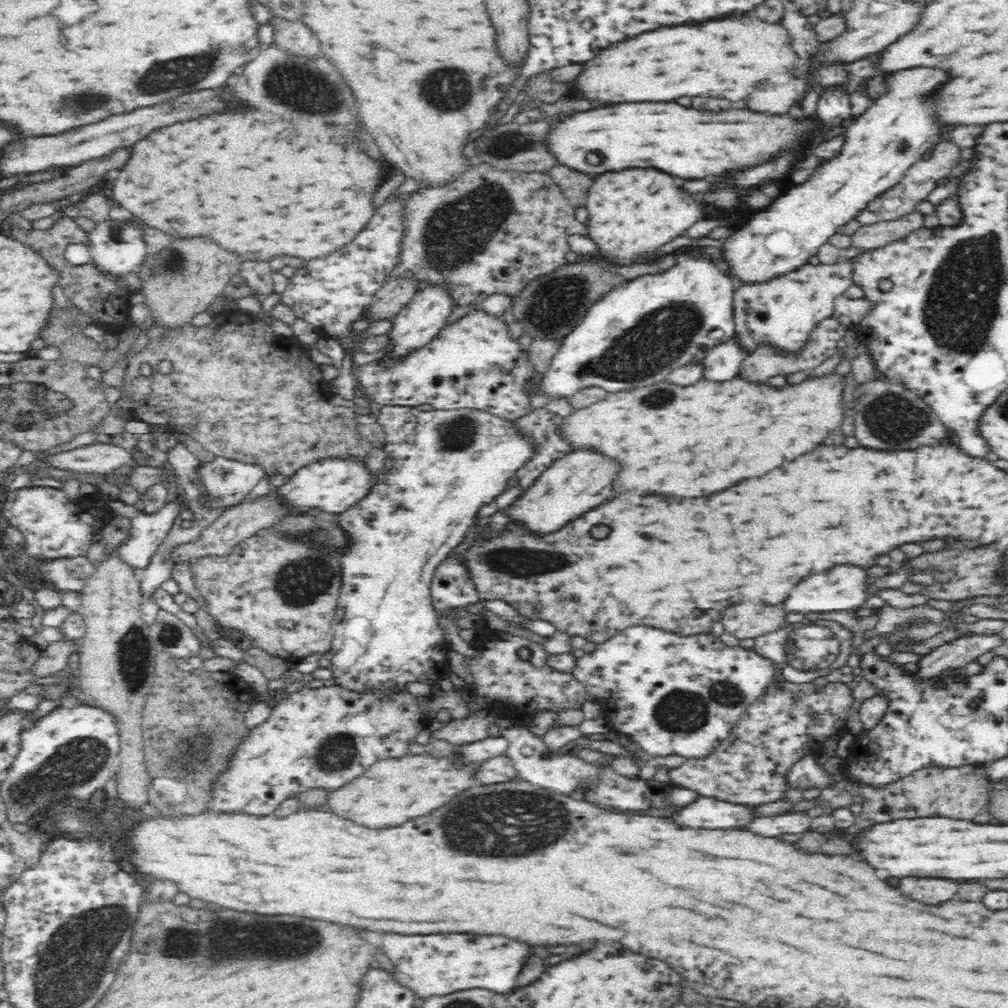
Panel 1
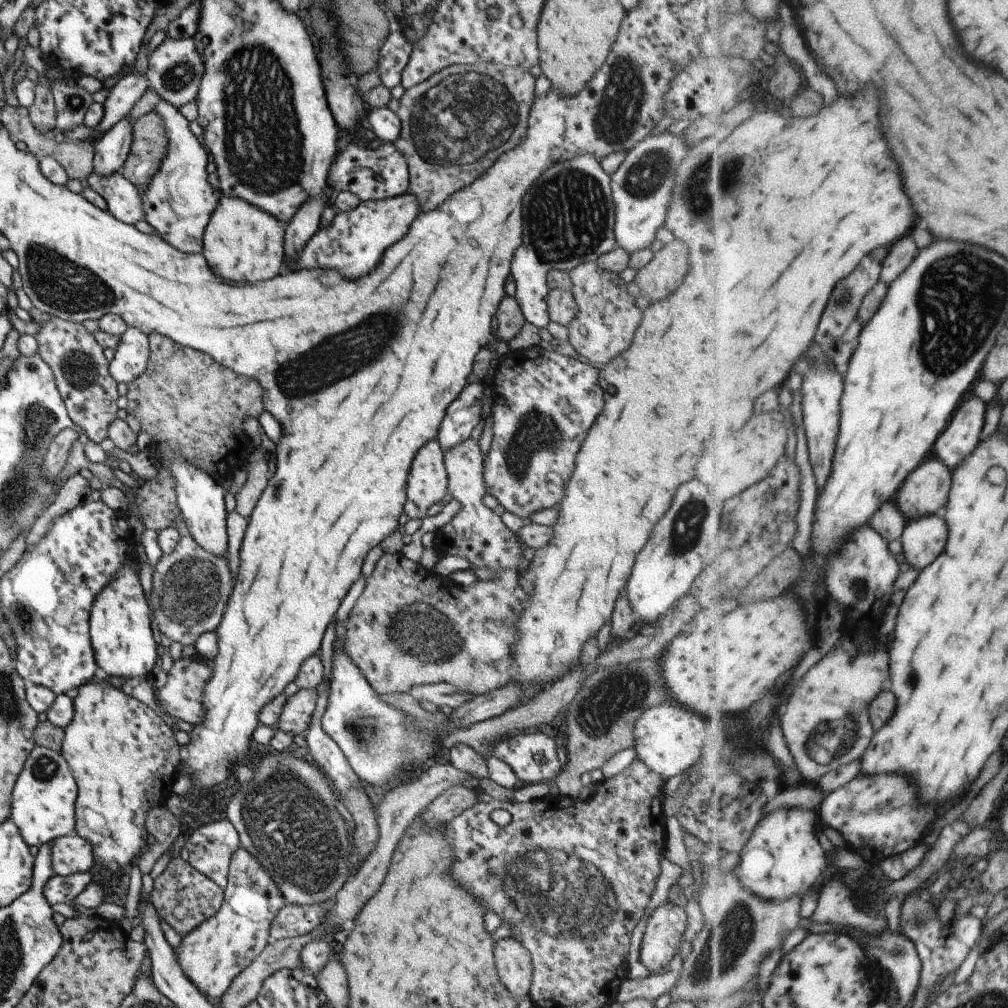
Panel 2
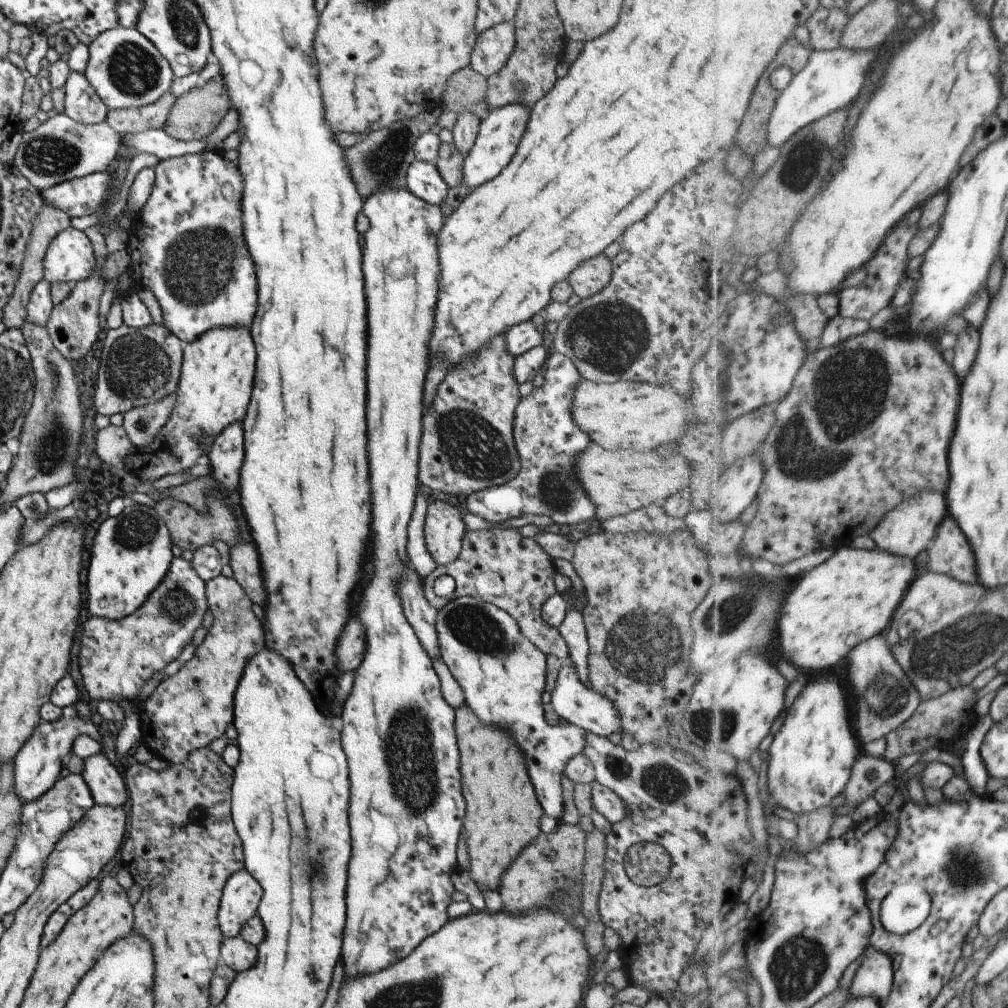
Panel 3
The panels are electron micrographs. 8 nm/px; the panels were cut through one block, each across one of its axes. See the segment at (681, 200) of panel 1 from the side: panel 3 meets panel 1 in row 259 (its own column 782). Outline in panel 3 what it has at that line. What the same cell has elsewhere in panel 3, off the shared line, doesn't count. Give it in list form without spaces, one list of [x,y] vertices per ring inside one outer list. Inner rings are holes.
[[[844,546],[833,557],[805,573],[786,599],[781,613],[779,641],[783,656],[805,672],[824,672],[838,666],[850,654],[850,650],[854,650],[854,646],[858,648],[862,642],[882,634],[892,624],[894,614],[907,597],[913,582],[920,576],[915,559],[894,556],[880,546],[874,550]]]

